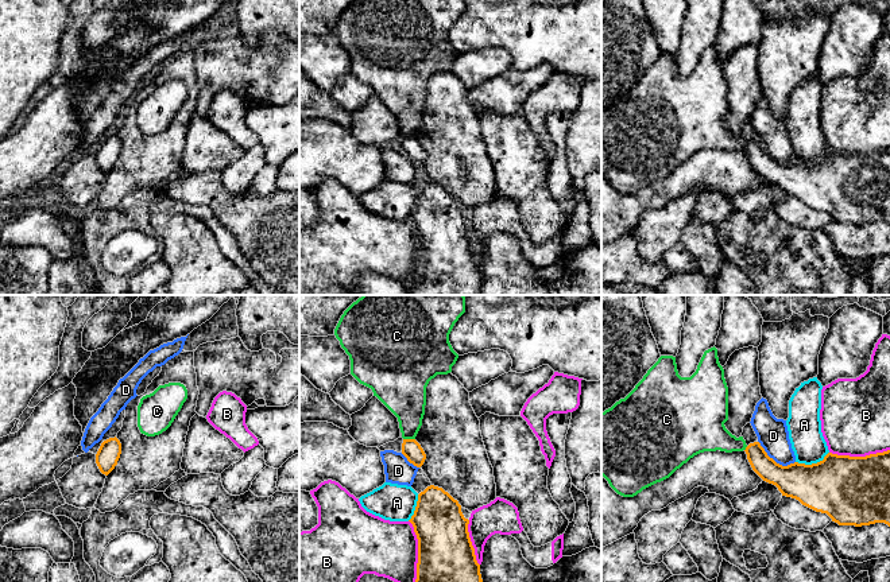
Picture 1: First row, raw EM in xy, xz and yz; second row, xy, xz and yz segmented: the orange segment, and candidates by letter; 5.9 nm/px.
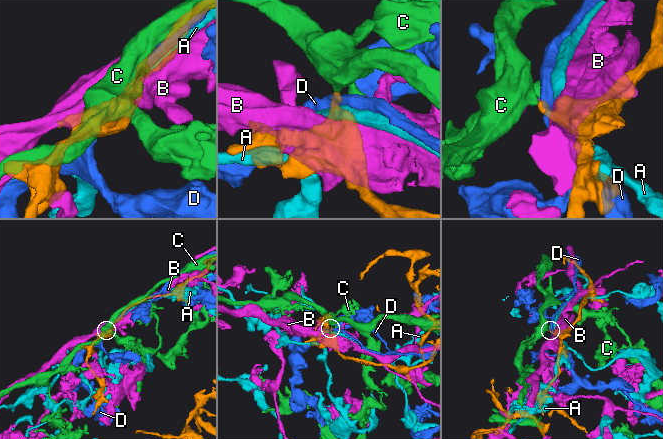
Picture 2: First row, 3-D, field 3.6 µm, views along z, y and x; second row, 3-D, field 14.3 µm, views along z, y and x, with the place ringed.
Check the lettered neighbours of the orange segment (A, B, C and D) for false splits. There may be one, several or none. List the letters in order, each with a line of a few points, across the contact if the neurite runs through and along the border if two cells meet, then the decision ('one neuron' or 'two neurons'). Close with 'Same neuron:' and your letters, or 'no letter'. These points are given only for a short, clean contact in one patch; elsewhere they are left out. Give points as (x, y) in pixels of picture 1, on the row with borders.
A: two neurons
B: two neurons
C: line xz (403, 438), (414, 439); two neurons
D: two neurons
Same neuron: no letter

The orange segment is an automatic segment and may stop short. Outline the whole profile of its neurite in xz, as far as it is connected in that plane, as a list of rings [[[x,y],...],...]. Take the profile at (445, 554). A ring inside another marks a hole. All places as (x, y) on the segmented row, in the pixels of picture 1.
[[[430,485],[418,494],[414,515],[409,520],[418,539],[415,582],[483,582],[468,524],[461,505],[442,488]]]

